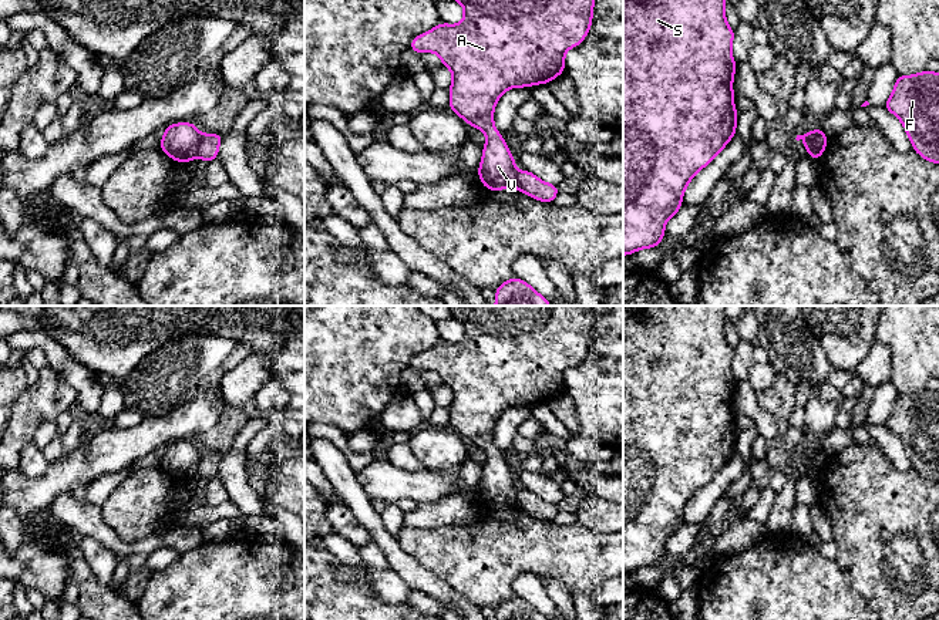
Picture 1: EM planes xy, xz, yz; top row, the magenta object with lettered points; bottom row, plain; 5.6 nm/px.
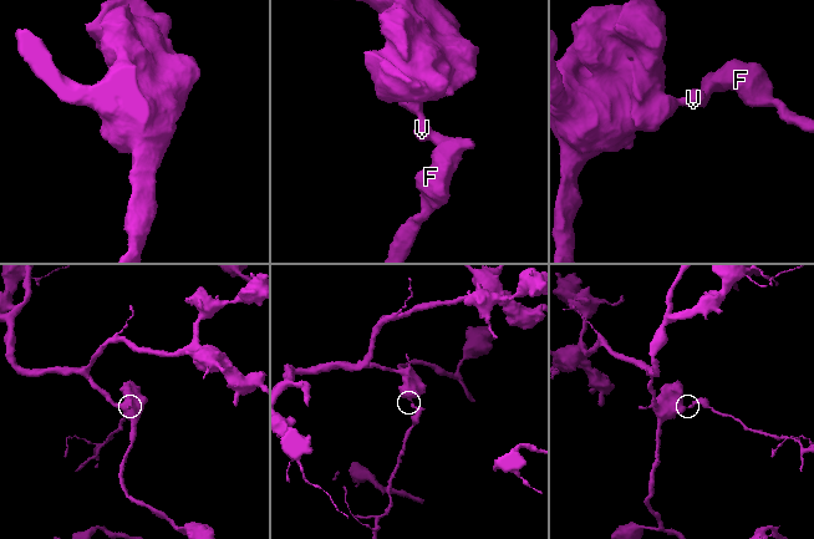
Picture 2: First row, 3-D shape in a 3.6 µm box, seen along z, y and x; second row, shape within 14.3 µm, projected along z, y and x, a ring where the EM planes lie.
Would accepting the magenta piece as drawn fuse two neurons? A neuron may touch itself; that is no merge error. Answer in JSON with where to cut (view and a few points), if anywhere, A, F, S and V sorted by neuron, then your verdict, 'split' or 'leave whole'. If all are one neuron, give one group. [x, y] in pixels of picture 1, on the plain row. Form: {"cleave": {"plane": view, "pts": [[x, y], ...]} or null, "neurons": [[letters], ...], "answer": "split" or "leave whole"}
{"cleave": {"plane": "yz", "pts": [[821, 450], [808, 474]]}, "neurons": [["A", "S", "V"], ["F"]], "answer": "split"}

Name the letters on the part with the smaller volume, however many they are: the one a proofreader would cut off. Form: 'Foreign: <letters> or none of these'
Foreign: F

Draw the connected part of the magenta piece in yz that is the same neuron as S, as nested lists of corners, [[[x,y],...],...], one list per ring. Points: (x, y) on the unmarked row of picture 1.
[[[623,306],[623,574],[660,563],[667,539],[683,525],[683,512],[699,489],[707,485],[736,454],[737,428],[731,373],[734,348],[726,340],[727,306]]]

